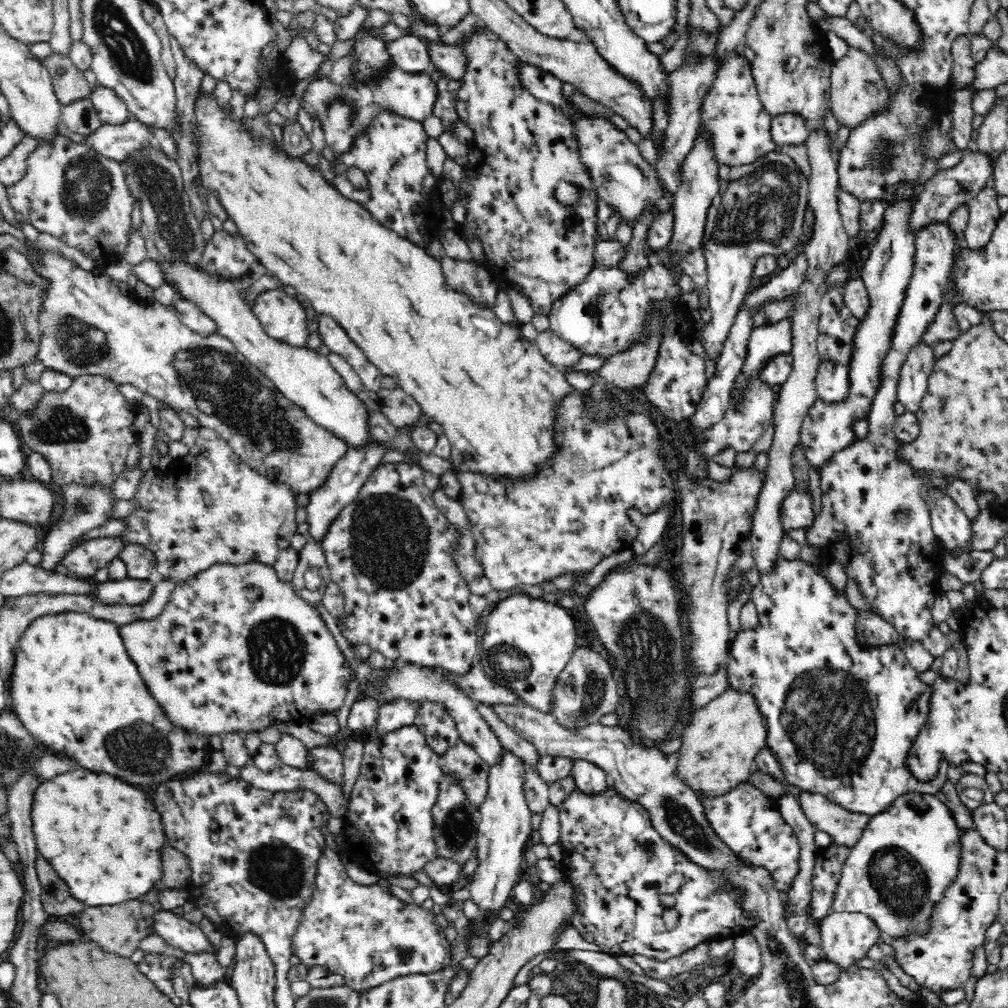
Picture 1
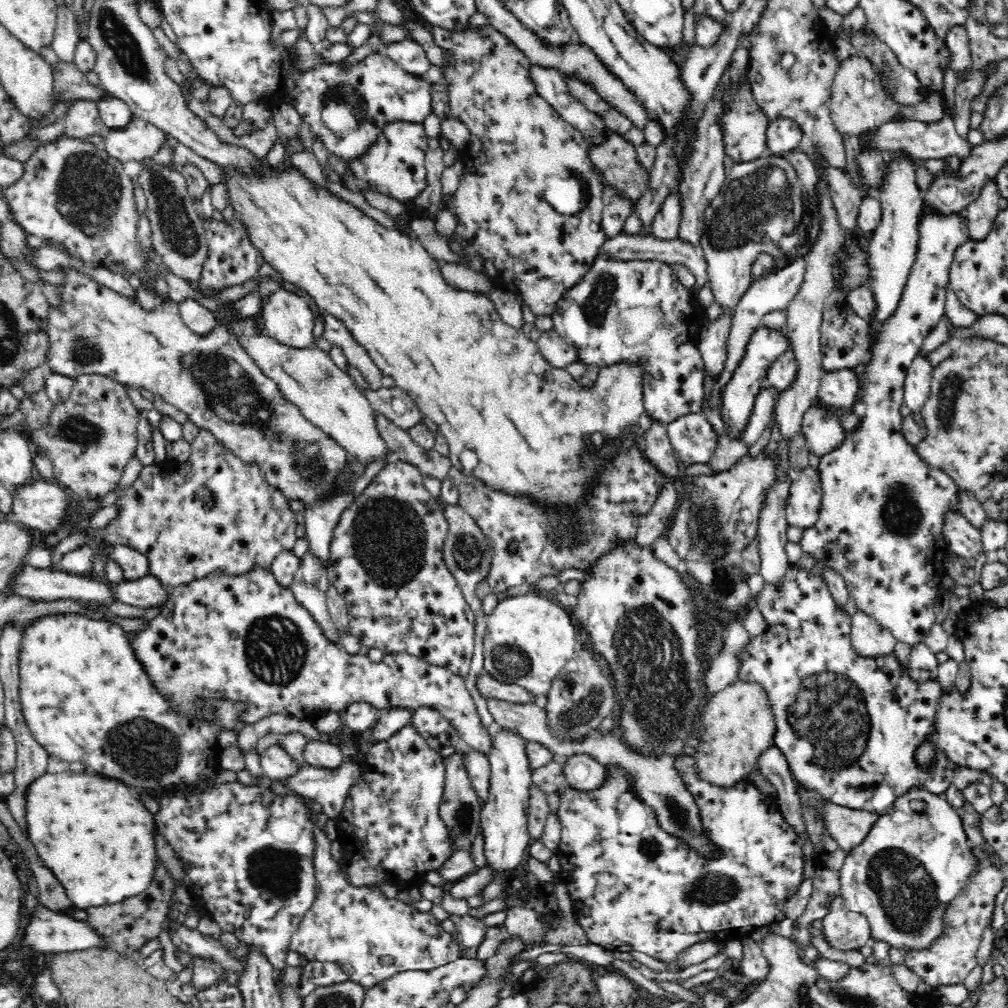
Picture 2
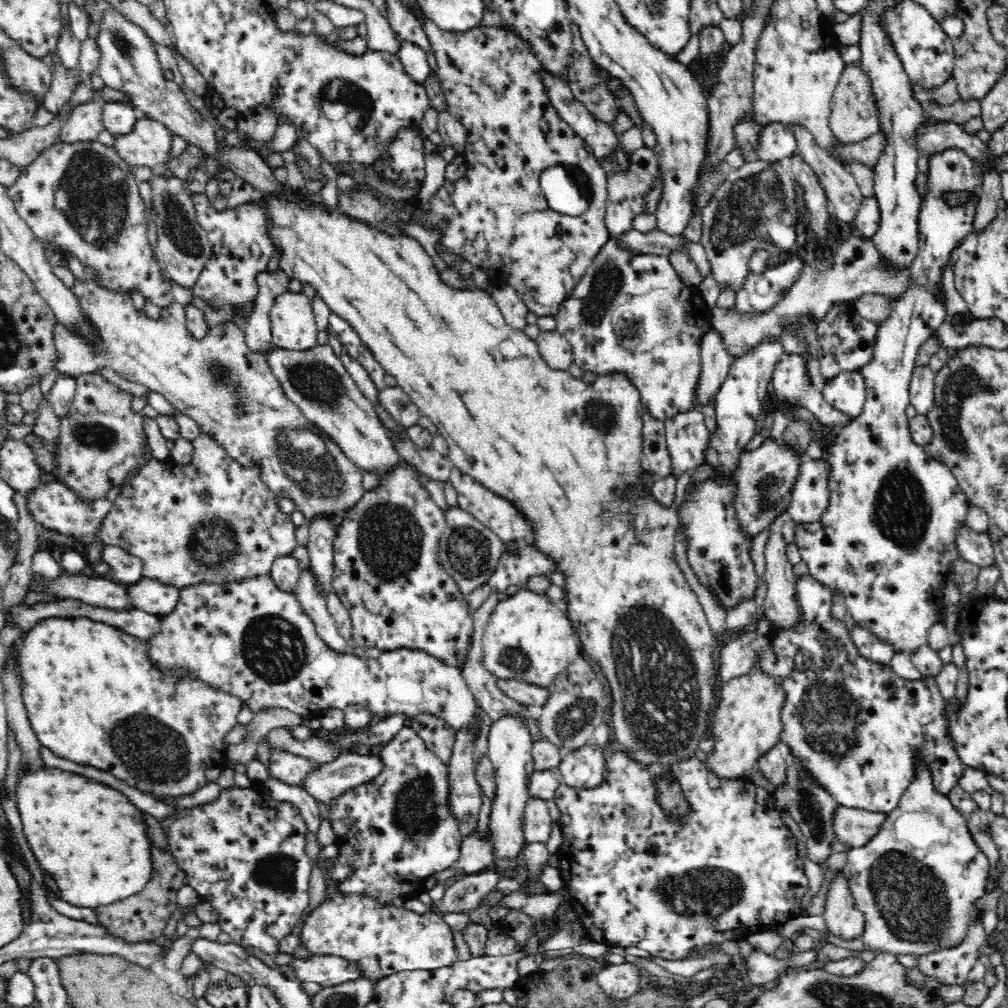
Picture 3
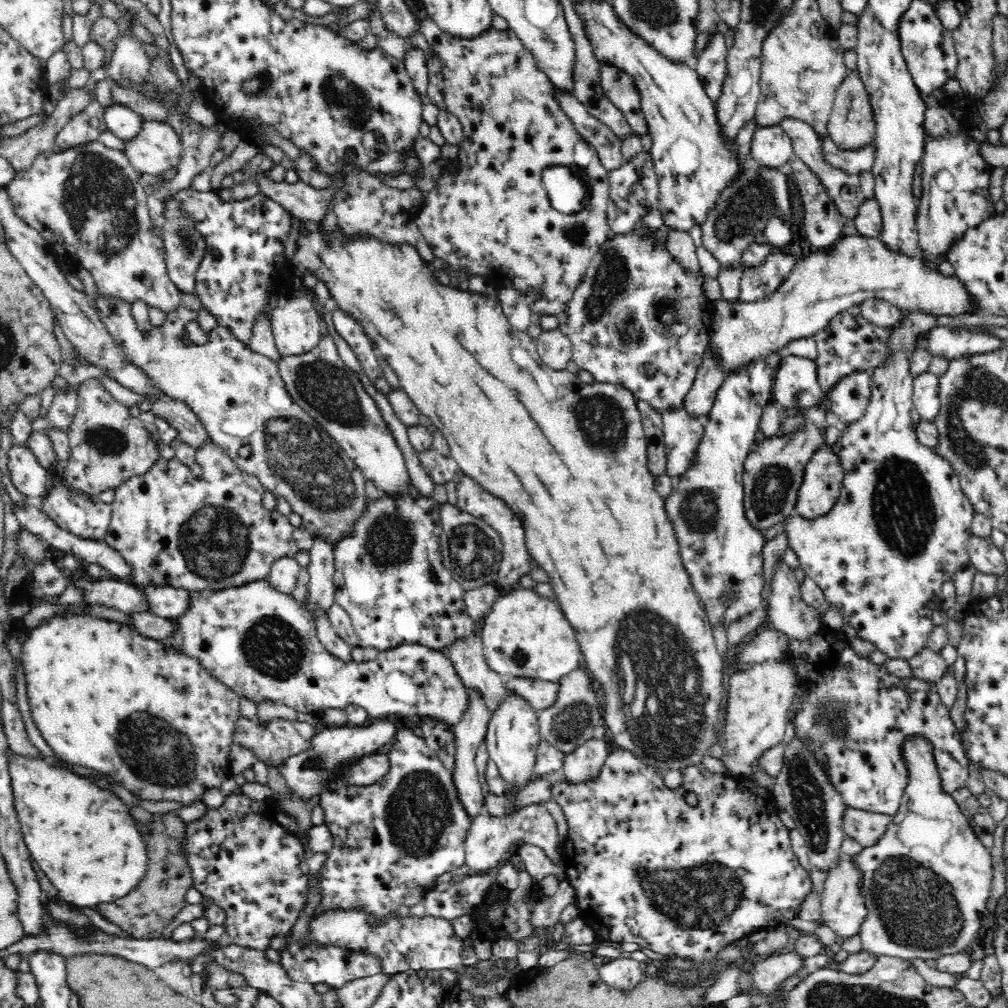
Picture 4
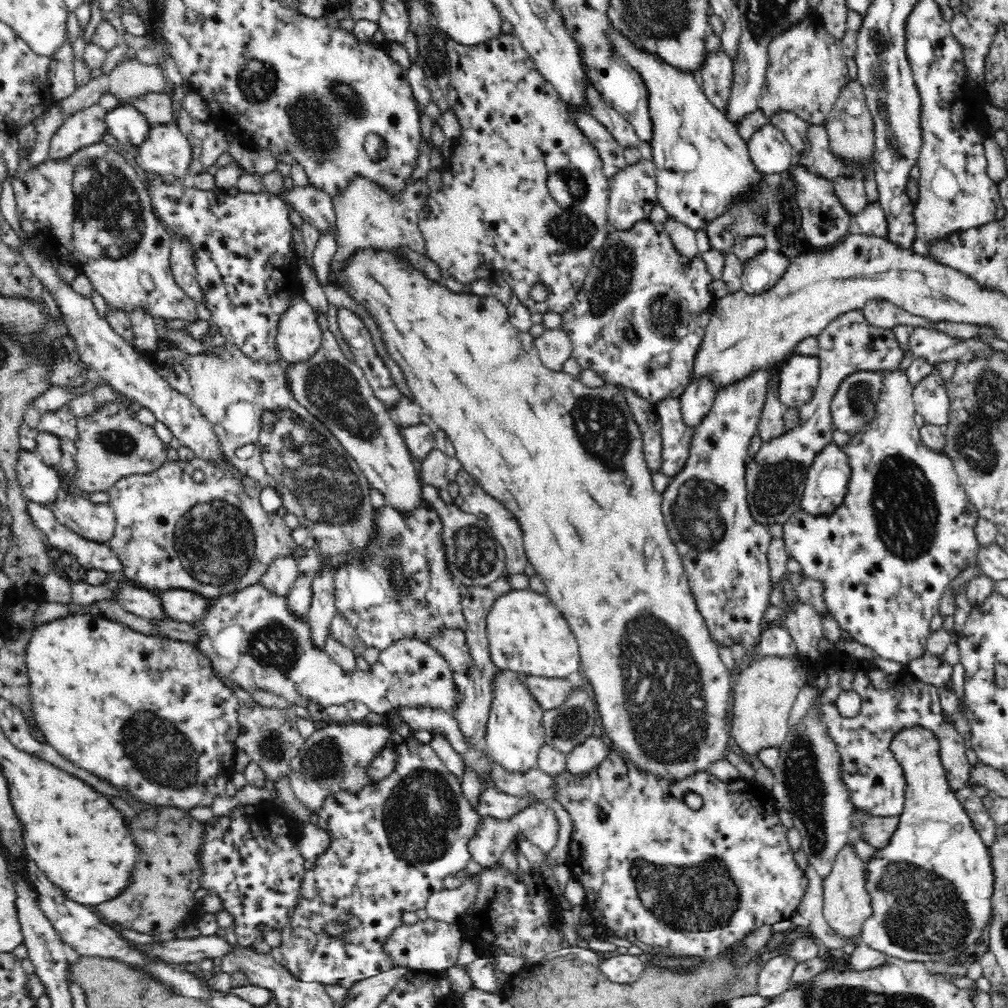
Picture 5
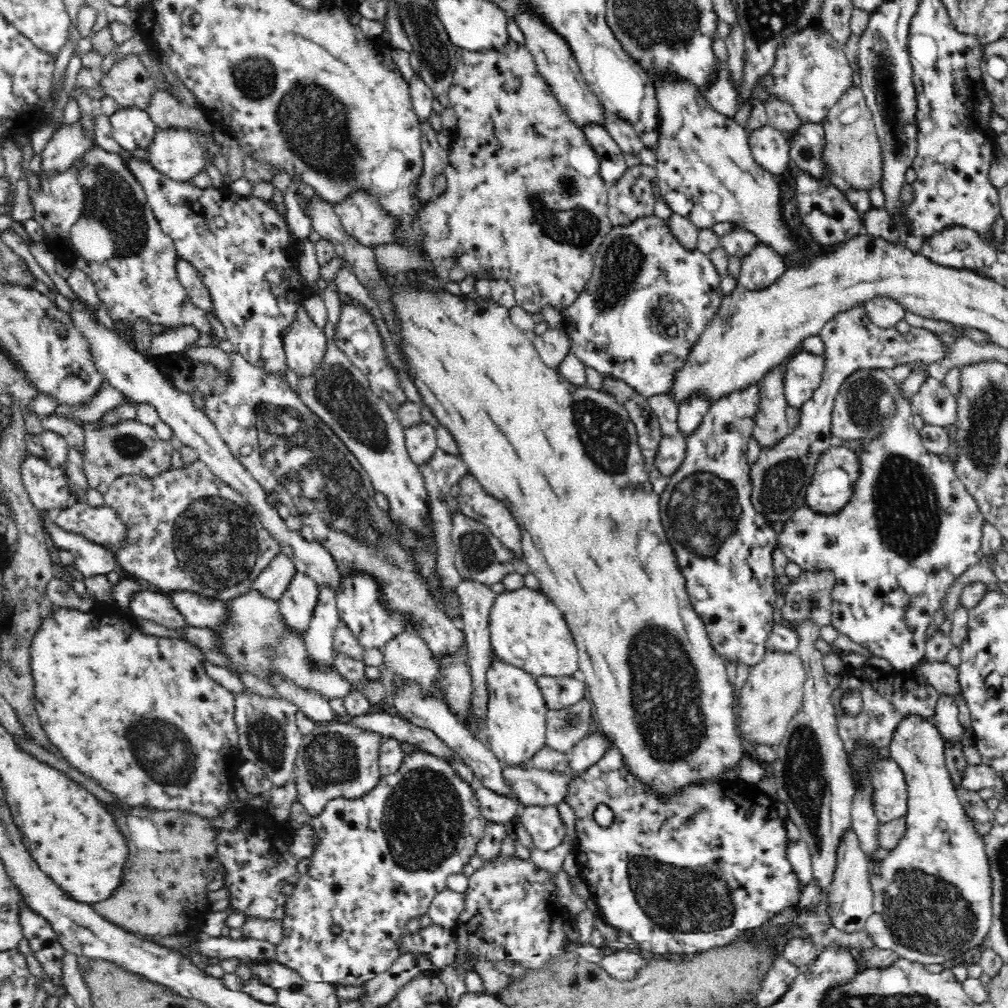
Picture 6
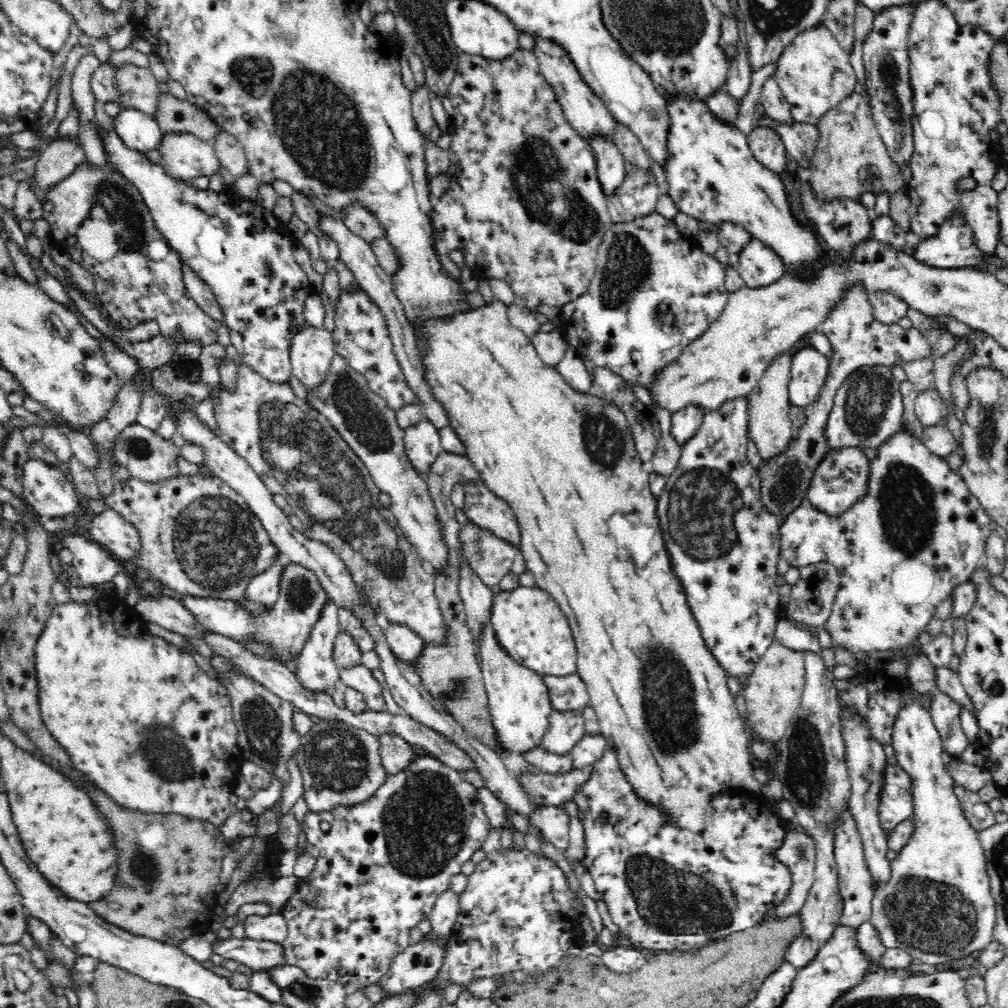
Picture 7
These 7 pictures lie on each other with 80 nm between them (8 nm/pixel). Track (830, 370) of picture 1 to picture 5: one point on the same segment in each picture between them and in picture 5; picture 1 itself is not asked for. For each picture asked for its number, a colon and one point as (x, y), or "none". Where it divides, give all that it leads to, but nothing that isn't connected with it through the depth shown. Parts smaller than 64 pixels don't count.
2: (841, 390)
3: (847, 393)
4: (848, 401)
5: (854, 405)

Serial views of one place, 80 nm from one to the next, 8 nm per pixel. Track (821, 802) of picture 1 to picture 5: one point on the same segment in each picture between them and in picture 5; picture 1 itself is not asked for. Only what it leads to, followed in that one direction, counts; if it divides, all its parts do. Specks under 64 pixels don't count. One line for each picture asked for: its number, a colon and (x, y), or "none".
2: (849, 827)
3: (855, 827)
4: (866, 828)
5: (878, 832)

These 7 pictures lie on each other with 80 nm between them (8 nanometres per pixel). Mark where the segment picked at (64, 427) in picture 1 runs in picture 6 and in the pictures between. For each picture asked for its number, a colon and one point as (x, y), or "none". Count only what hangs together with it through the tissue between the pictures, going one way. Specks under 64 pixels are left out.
2: (91, 437)
3: (103, 441)
4: (107, 445)
5: (112, 444)
6: (131, 448)

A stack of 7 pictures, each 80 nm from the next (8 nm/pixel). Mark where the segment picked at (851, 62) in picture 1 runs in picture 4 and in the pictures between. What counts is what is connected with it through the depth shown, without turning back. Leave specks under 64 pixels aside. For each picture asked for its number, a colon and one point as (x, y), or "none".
2: (859, 105)
3: (853, 118)
4: (851, 126)

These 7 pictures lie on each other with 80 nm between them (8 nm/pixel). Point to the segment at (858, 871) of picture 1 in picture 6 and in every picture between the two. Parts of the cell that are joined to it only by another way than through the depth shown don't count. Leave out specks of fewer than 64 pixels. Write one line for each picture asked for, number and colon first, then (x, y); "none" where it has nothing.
2: (917, 859)
3: (919, 882)
4: (927, 882)
5: (931, 887)
6: (932, 894)

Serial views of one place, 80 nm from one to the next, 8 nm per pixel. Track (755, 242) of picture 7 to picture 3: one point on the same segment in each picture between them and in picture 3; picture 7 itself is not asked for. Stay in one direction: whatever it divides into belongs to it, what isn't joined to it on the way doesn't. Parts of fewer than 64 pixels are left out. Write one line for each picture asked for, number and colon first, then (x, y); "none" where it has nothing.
3: (759, 291)
4: (757, 281)
5: (759, 273)
6: (761, 266)

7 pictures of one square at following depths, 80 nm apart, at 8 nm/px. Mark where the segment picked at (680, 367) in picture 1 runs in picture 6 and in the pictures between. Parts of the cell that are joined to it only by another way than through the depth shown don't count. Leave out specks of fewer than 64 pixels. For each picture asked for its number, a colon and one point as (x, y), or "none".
2: (622, 311)
3: (632, 314)
4: (639, 318)
5: (644, 309)
6: (649, 299)

